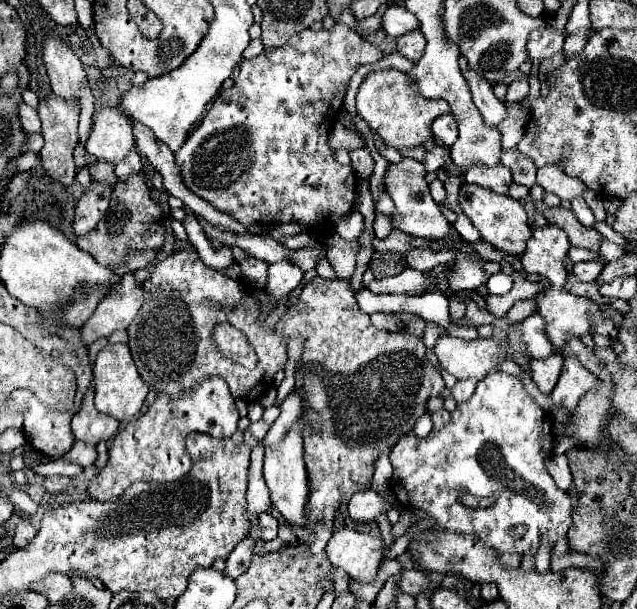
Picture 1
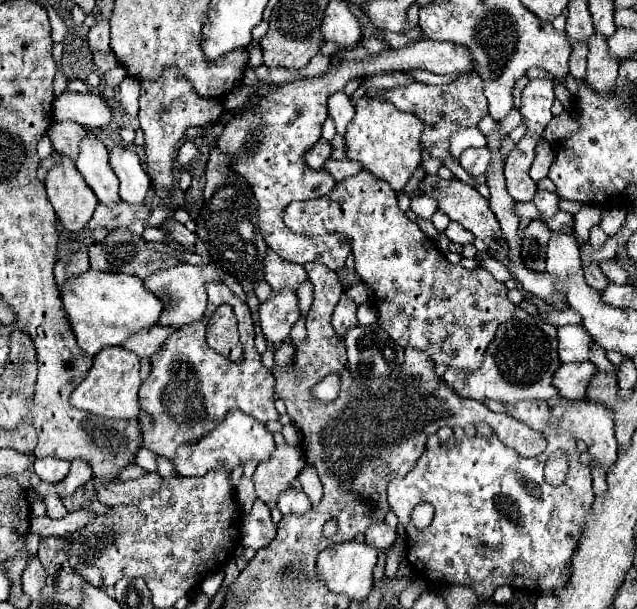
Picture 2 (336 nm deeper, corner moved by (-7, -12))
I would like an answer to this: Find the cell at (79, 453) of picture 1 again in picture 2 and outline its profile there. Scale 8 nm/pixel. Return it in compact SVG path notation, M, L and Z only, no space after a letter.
M37 458L35 460L35 474L51 484L57 484L67 478L69 474L69 462L59 460L59 458Z

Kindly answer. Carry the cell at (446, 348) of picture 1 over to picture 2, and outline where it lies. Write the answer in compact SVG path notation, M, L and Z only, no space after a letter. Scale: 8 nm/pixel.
M539 316L535 318L525 318L525 320L507 320L505 324L501 324L501 328L497 330L495 338L491 340L491 344L485 350L485 358L479 370L453 370L449 368L443 374L445 384L459 396L463 398L473 398L473 400L485 400L485 398L493 398L497 402L519 402L519 400L549 400L553 398L557 392L551 386L551 376L553 372L559 368L561 360L557 356L557 328L551 324L545 324Z

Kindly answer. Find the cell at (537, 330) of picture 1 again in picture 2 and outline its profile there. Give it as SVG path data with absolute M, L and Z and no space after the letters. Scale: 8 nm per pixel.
M561 326L557 330L559 340L559 358L561 362L581 362L589 356L591 336L583 326Z

